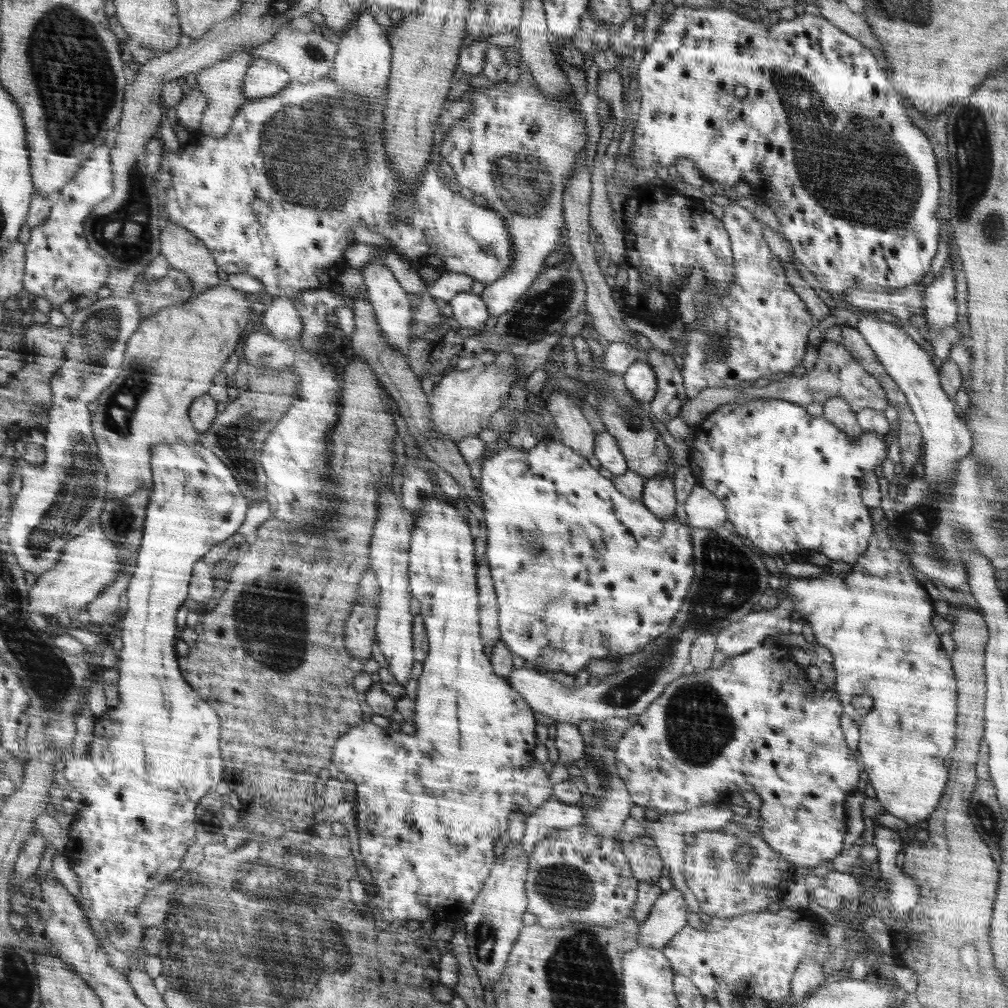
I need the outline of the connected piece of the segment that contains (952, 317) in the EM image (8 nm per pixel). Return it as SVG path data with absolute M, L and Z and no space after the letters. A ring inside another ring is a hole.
M947 260L940 276L925 288L924 314L933 329L957 324L956 281L952 267L953 264Z

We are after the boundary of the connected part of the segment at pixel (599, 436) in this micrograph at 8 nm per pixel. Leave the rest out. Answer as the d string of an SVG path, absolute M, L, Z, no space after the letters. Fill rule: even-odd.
M606 431L595 432L594 445L594 454L592 456L598 459L600 466L610 470L613 475L621 475L629 470L617 440L610 433Z

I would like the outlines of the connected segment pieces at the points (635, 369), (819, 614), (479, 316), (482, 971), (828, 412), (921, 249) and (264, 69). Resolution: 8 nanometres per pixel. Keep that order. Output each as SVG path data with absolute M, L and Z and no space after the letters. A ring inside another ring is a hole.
M634 362L623 374L627 389L635 399L649 403L657 391L657 378L653 368L647 362Z
M881 526L869 543L869 548L862 555L862 560L852 565L847 578L841 575L821 575L812 577L793 577L783 576L784 592L791 598L795 617L802 616L809 618L809 625L813 628L816 638L816 646L823 646L830 651L834 660L832 665L836 672L835 691L838 696L842 696L842 702L845 704L845 714L858 725L860 729L859 745L860 759L866 767L869 776L869 782L876 791L876 798L884 808L884 812L893 814L907 822L908 825L920 823L926 820L938 807L941 798L945 795L945 789L949 783L950 752L956 748L956 677L954 675L953 664L950 656L946 653L946 644L942 644L942 632L934 628L934 616L938 616L938 604L934 604L934 596L930 596L930 588L926 588L926 583L918 580L917 568L899 551L898 544L894 544L885 527ZM869 694L872 697L872 710L868 714L860 714L853 708L850 700L855 696Z
M458 292L448 304L461 328L478 328L488 320L488 306L478 293Z
M508 840L497 862L493 864L489 878L485 880L477 898L473 900L469 911L463 916L469 955L472 966L484 986L491 988L502 978L502 970L512 954L513 944L521 936L524 928L523 914L527 911L525 882L528 874L529 857L520 841Z
M841 397L829 398L823 403L823 417L835 424L838 429L846 433L850 440L858 440L864 433L861 425L857 423L857 415L850 405Z
M713 3L710 7L690 8L679 7L673 16L665 18L657 32L655 41L646 47L642 62L638 66L638 82L641 94L641 108L637 112L638 123L634 129L633 149L630 156L636 164L641 179L654 175L654 166L667 169L674 166L678 158L689 158L704 177L718 189L732 189L737 183L746 182L752 187L756 196L762 194L766 186L766 200L778 218L784 239L790 243L794 257L806 266L816 280L826 291L834 296L845 290L860 289L864 292L894 292L898 288L910 287L922 280L928 270L930 262L938 250L938 220L936 210L940 204L938 196L938 166L936 166L935 152L932 152L929 137L904 114L904 107L900 104L898 94L886 78L884 68L878 66L876 58L868 48L862 46L861 41L850 36L845 30L838 28L832 21L822 15L804 13L796 15L792 20L780 19L769 27L767 22L750 21L746 12L738 12L738 8L726 8ZM736 86L746 86L748 96L738 98L734 96ZM756 100L764 100L770 104L774 116L778 118L776 125L768 134L756 134L758 130L750 124L750 114Z
M255 57L244 80L248 101L274 96L292 82L289 74L278 64Z

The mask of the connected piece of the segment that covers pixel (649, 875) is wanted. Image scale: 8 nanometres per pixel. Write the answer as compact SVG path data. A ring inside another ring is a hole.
M649 836L633 838L624 844L624 849L633 875L640 882L658 883L659 878L665 874L666 866L654 840Z

